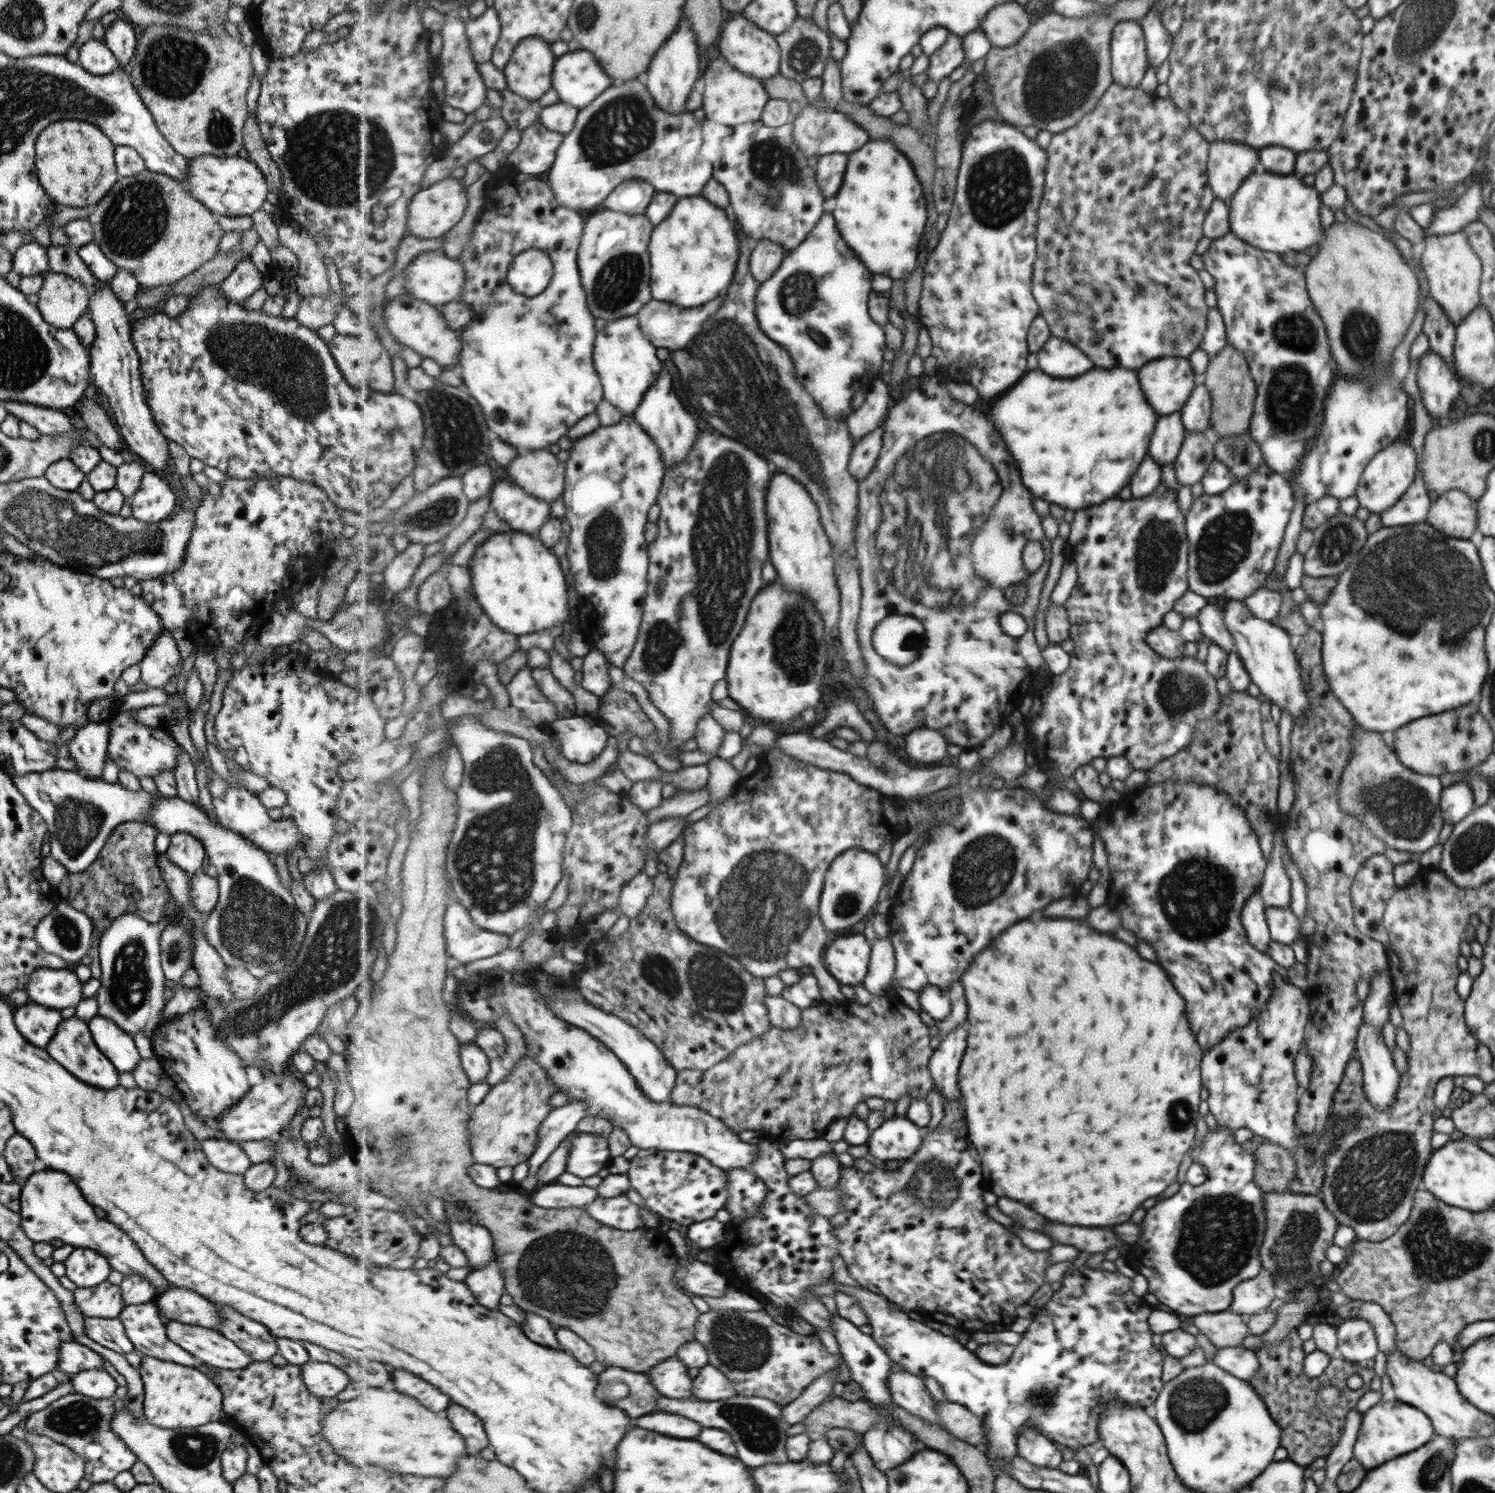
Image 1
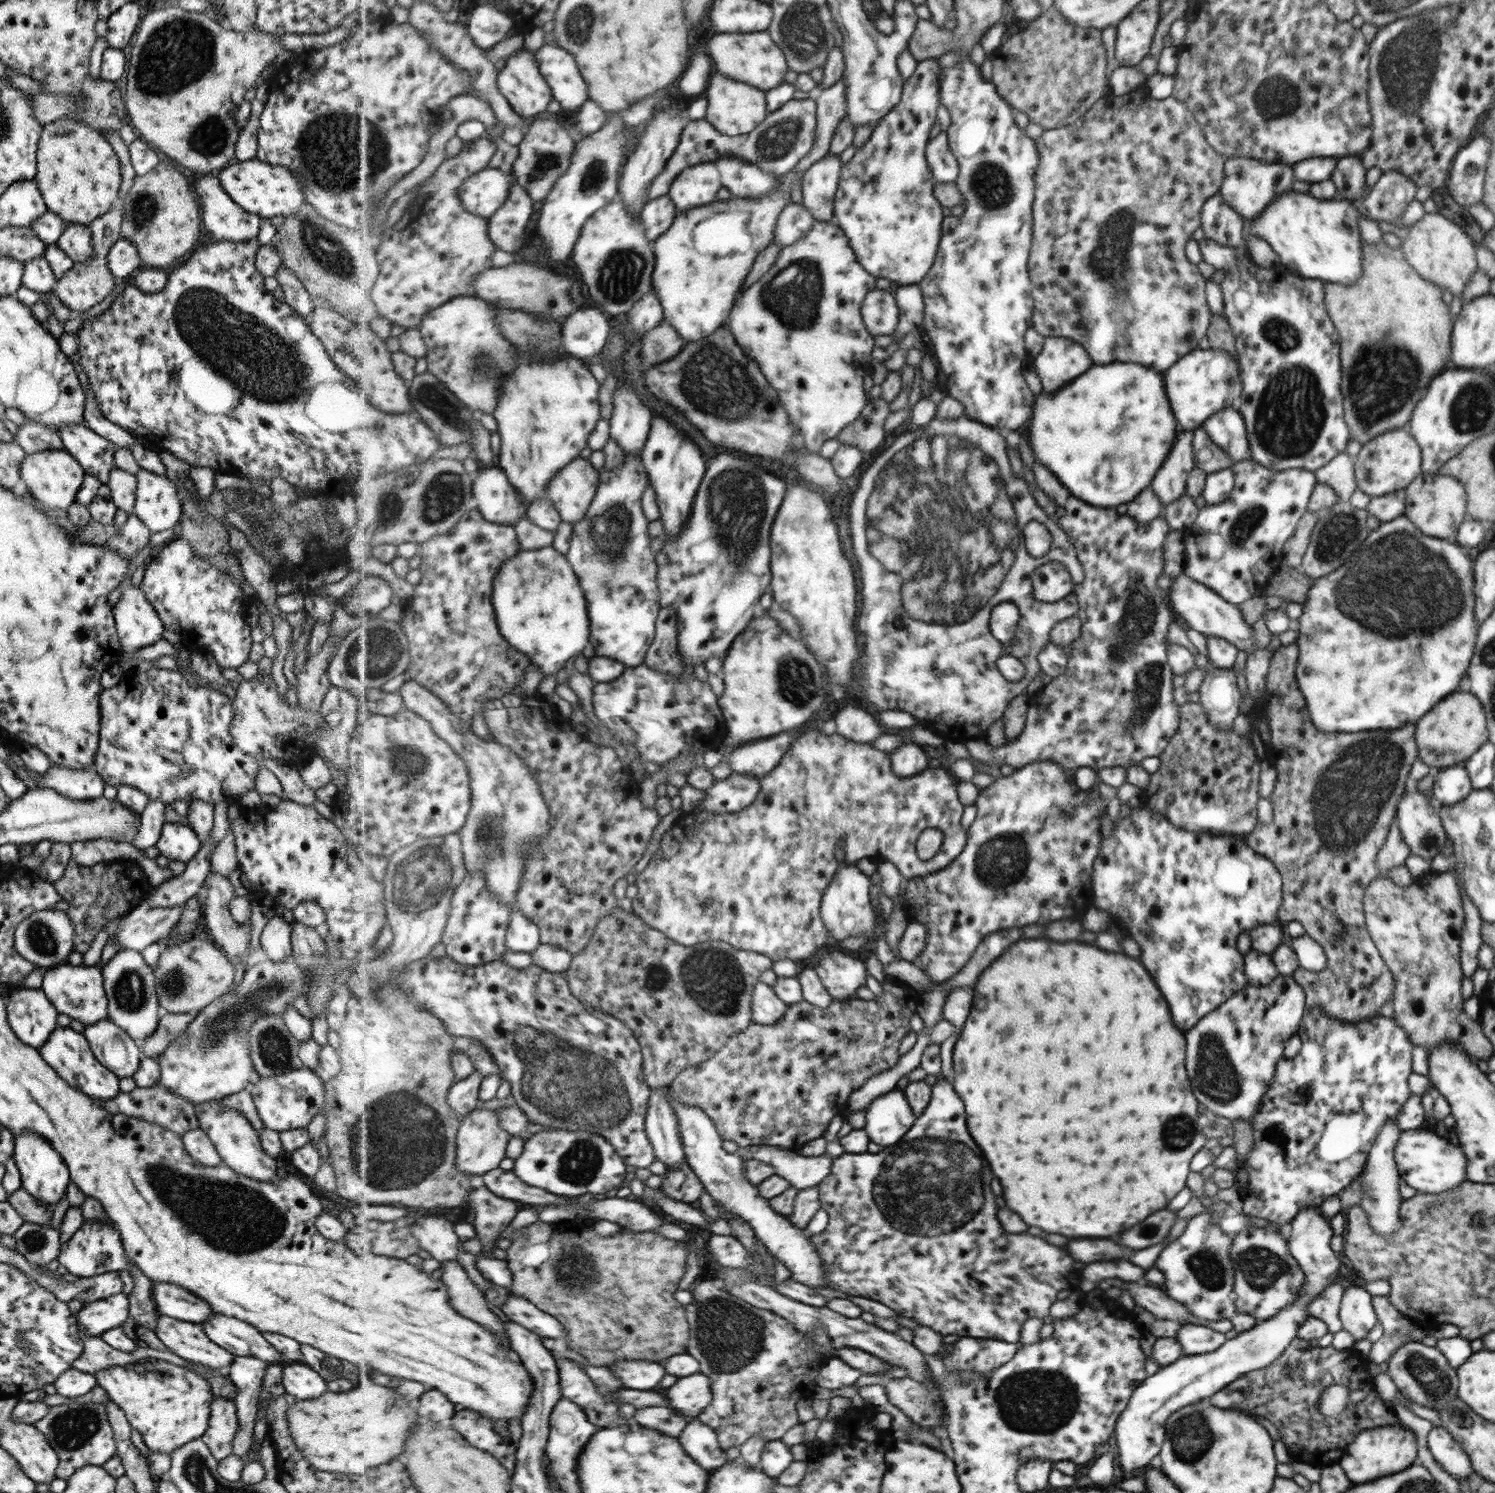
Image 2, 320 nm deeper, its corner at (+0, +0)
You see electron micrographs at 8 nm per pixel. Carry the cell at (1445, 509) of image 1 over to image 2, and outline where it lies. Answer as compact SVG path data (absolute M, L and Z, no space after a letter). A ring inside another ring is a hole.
M1422 473L1405 490L1404 517L1410 519L1423 534L1433 538L1451 538L1465 516L1465 492L1457 479Z

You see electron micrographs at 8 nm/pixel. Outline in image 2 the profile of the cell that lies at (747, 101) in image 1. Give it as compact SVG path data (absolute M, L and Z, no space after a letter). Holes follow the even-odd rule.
M719 72L712 77L703 96L708 100L706 119L714 123L715 128L727 136L739 136L752 133L770 116L766 91L759 90L746 82L739 82Z

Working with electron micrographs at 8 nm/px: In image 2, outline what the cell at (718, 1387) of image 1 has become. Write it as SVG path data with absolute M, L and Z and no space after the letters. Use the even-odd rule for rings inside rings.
M702 1373L679 1379L668 1388L667 1396L670 1406L690 1419L697 1418L714 1399L711 1380Z

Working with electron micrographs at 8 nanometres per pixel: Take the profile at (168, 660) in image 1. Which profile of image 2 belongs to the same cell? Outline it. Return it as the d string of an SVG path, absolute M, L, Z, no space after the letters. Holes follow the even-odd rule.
M127 578L118 587L121 595L112 605L112 615L124 657L131 656L136 649L149 646L162 638L165 628L139 586L131 585Z

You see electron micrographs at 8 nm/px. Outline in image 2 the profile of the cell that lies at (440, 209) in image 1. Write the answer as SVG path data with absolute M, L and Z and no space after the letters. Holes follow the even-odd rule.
M504 166L487 167L464 182L460 197L468 211L489 219L507 202L513 179L512 171Z

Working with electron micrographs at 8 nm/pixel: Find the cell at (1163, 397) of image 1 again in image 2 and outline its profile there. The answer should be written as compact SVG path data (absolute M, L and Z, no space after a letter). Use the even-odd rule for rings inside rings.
M1223 350L1190 351L1166 369L1163 378L1167 378L1167 398L1171 402L1171 410L1175 410L1173 414L1183 430L1198 429L1211 415L1228 406L1236 406L1242 395L1238 362Z

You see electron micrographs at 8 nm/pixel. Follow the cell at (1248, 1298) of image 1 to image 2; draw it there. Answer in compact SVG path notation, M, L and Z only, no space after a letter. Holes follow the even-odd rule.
M1271 1225L1245 1227L1231 1237L1233 1244L1229 1255L1234 1267L1235 1312L1249 1314L1256 1323L1263 1323L1291 1305L1306 1278L1290 1254L1287 1240Z

